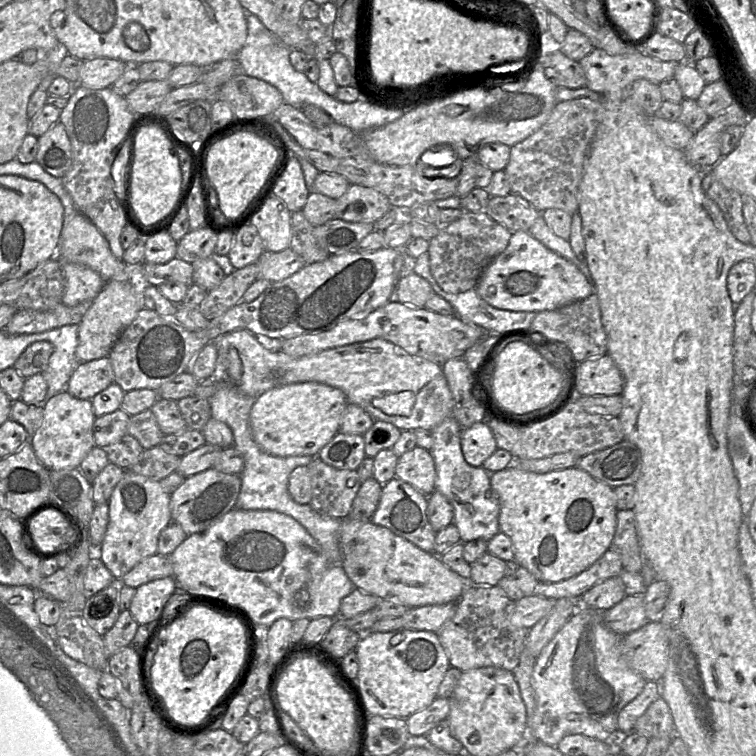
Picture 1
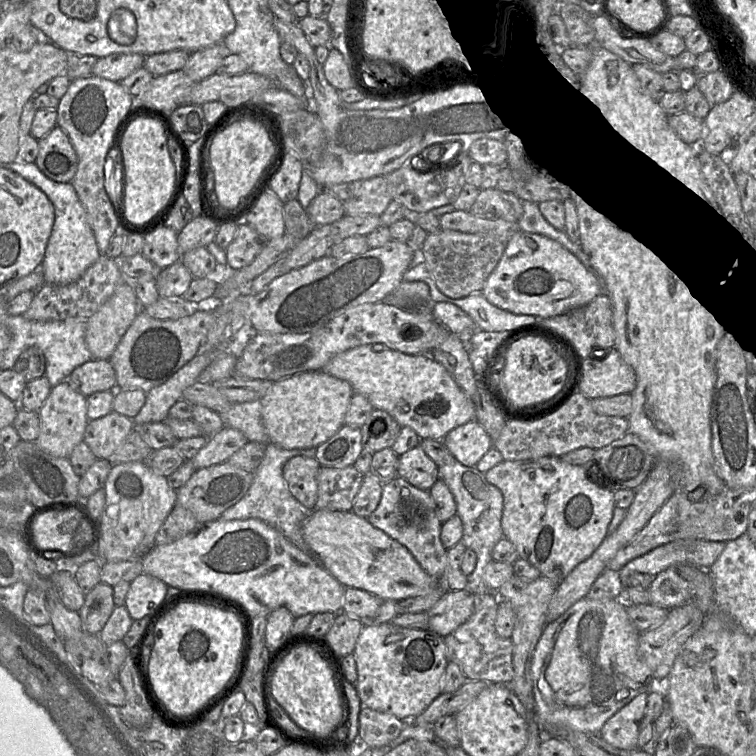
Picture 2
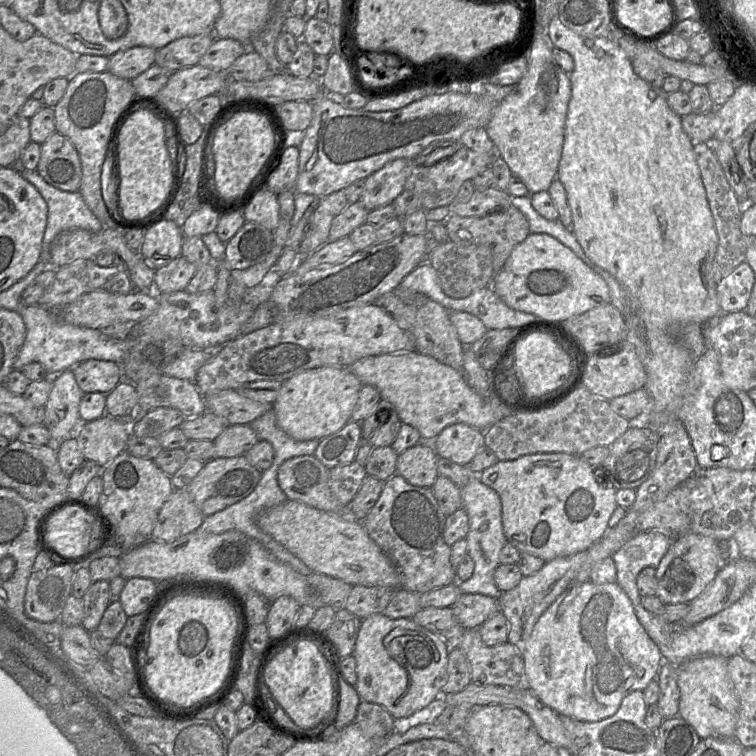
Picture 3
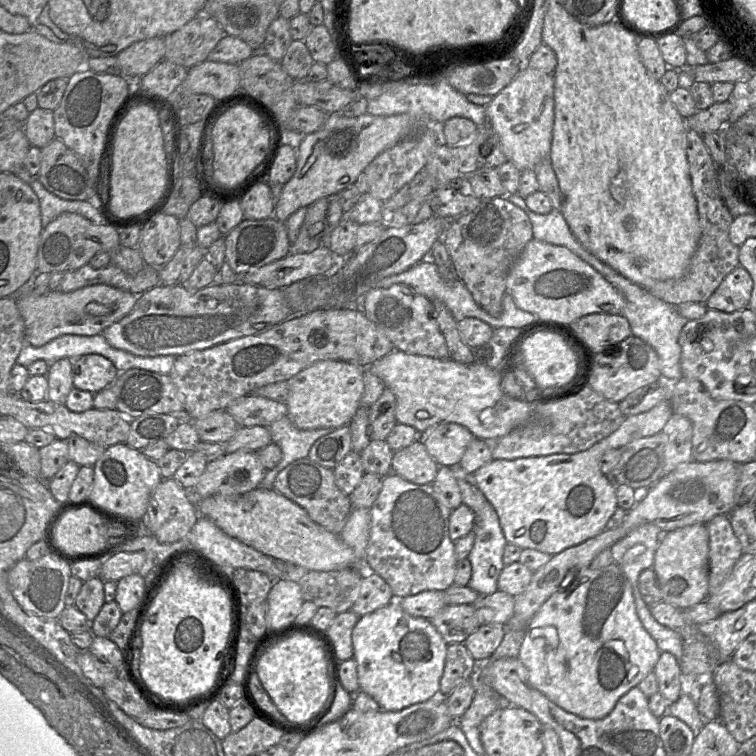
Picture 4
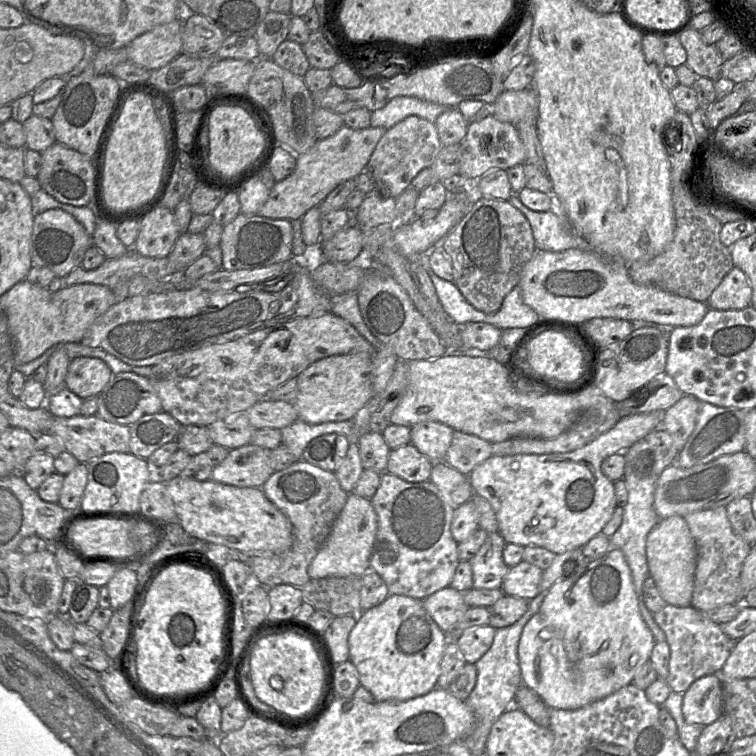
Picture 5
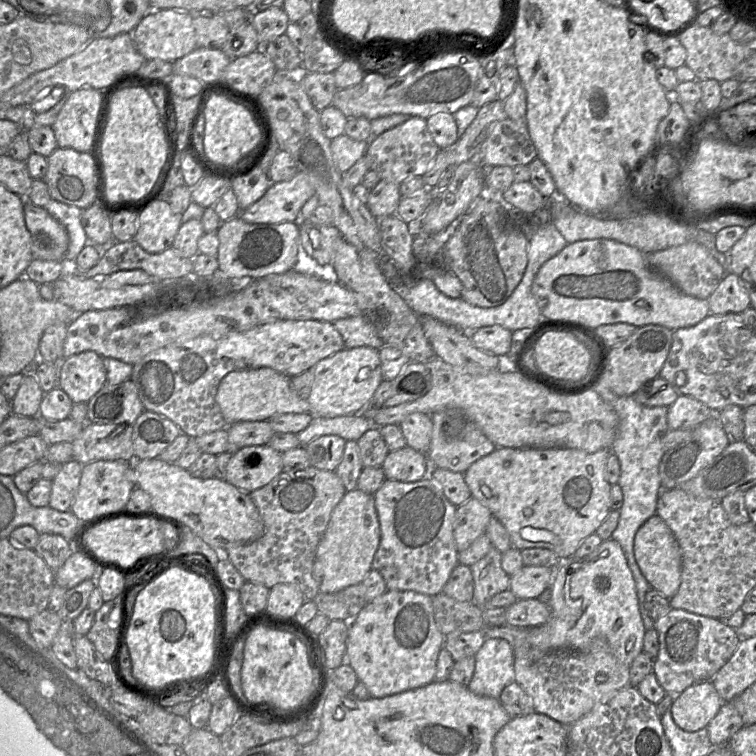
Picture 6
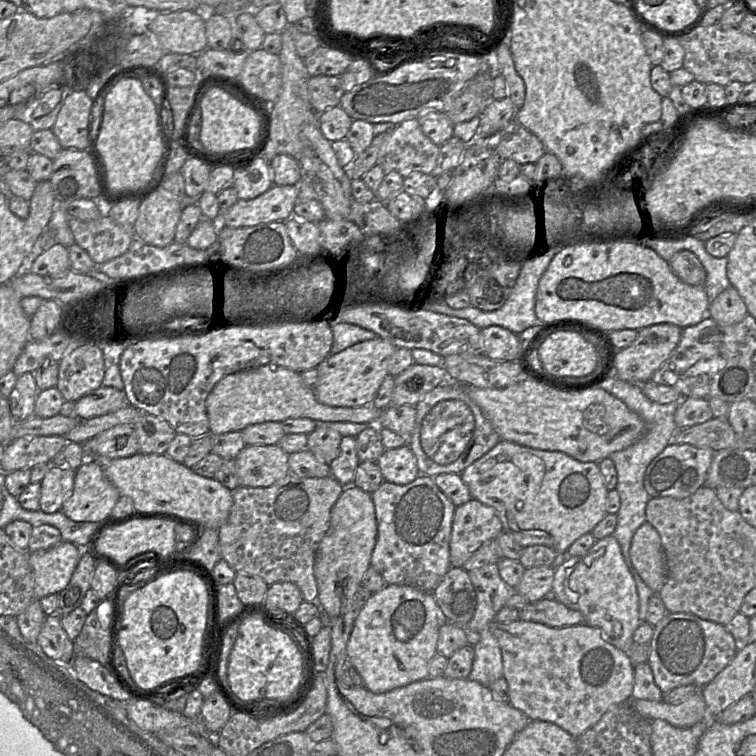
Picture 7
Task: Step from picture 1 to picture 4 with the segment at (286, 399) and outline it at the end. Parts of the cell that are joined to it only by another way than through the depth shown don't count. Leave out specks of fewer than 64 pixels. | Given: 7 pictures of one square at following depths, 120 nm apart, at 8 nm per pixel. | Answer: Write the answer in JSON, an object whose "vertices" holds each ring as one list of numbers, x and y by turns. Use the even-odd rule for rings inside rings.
{"vertices":[[341,360,318,361,288,380,287,417,299,429,315,430,348,425,361,406,365,368]]}

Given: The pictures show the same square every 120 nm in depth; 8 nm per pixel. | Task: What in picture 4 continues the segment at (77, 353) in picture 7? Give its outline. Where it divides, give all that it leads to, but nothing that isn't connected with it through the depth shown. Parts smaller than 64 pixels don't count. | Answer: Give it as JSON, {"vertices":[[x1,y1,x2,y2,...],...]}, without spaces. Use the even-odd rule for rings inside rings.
{"vertices":[[98,354,73,360,73,387,96,394,109,387,119,375,115,365]]}

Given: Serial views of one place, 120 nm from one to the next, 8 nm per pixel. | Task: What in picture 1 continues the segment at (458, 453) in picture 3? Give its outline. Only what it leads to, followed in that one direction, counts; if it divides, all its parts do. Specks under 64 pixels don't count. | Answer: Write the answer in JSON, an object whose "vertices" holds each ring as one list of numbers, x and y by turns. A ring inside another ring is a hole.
{"vertices":[[486,421,463,428,460,439,463,456,467,463,474,467,483,466,484,461,498,448]]}

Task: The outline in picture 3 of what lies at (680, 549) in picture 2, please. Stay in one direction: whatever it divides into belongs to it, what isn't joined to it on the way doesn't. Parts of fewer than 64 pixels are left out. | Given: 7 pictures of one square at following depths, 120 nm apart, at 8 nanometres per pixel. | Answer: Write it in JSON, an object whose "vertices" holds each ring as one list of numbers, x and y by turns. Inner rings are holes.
{"vertices":[[658,530,635,532,613,555,616,565,616,582,625,591,631,602,638,592,636,579,645,567,658,566,675,537,664,535]]}

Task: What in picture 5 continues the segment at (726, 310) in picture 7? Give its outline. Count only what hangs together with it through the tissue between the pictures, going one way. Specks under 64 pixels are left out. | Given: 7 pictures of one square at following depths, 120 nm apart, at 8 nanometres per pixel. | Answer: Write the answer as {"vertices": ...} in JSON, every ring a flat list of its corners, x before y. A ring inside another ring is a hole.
{"vertices":[[733,267,712,292,706,303,716,310,742,310,751,305,752,288,745,273]]}

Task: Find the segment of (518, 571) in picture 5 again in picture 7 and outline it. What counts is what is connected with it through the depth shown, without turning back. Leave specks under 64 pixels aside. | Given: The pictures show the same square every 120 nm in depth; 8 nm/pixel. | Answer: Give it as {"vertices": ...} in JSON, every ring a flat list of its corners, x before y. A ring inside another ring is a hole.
{"vertices":[[552,566,527,568,513,591,517,591,529,603,548,597,552,593,554,572]]}

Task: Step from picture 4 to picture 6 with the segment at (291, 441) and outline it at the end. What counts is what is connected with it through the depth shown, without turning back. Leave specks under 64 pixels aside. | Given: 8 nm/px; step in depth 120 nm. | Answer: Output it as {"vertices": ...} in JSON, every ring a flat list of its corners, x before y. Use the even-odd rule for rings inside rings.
{"vertices":[[364,414,337,416,333,418,313,417,310,424,297,435,300,446,324,435,337,435,344,440,358,441,360,437,372,428,379,428]]}

